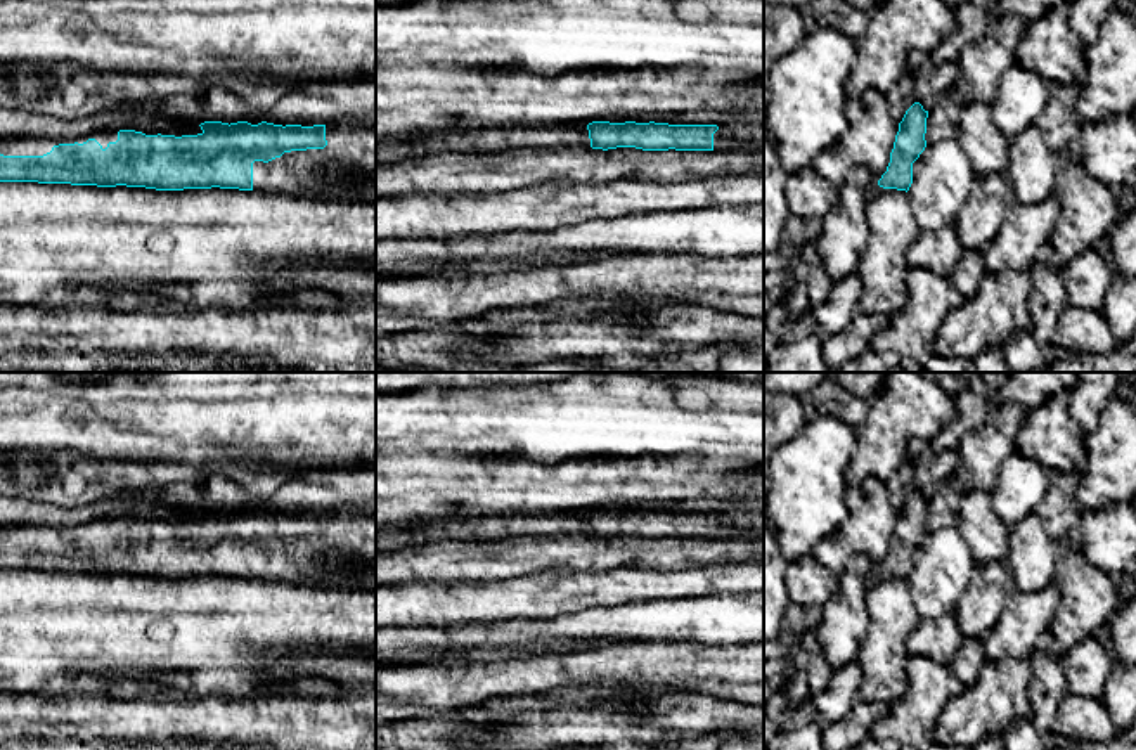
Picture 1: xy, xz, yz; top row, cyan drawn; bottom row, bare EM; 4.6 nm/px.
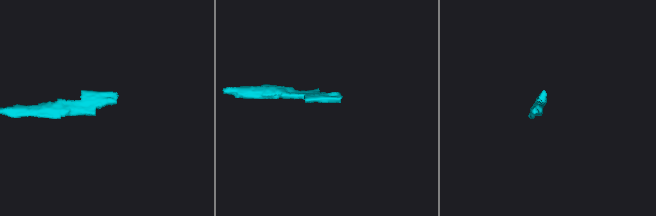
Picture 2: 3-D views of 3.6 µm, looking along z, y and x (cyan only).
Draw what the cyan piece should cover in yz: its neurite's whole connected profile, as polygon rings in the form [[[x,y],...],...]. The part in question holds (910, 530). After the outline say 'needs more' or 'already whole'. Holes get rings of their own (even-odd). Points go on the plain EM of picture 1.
[[[914,490],[899,511],[890,551],[887,559],[878,568],[883,577],[909,579],[913,572],[913,551],[926,535],[926,506],[928,499],[920,490]]] | already whole

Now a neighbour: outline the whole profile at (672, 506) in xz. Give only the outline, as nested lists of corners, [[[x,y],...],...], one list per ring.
[[[686,499],[663,502],[639,502],[636,506],[611,506],[610,511],[668,511],[668,513],[727,513],[727,511],[758,511],[764,513],[764,499]]]

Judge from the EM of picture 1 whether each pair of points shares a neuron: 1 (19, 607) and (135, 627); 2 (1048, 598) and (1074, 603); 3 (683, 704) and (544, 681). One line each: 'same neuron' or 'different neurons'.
1: same neuron
2: different neurons
3: different neurons

